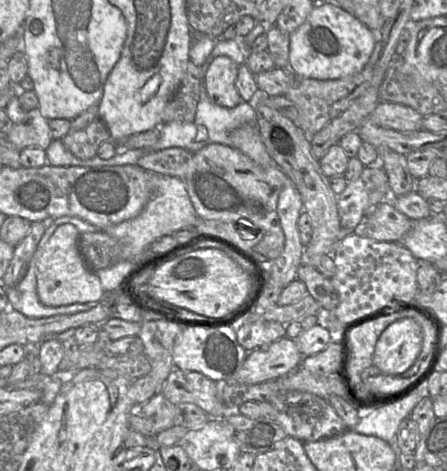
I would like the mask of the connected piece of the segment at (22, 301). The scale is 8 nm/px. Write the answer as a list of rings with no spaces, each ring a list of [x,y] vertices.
[[[62,216],[55,219],[53,223],[46,228],[41,237],[24,278],[16,286],[6,288],[10,309],[14,309],[29,318],[46,318],[58,314],[85,312],[97,305],[97,303],[75,303],[59,307],[49,307],[42,304],[38,298],[36,277],[37,262],[43,253],[45,245],[57,227],[65,223],[73,224],[80,234],[94,232],[98,229],[78,217]]]

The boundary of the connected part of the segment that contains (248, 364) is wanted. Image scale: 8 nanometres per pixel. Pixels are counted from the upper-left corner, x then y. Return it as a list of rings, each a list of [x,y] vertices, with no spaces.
[[[284,336],[247,352],[232,381],[258,384],[274,380],[296,369],[302,358],[296,340]]]

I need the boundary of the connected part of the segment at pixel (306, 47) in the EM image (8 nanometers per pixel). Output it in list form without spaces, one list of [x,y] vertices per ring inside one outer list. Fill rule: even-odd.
[[[333,1],[316,3],[305,22],[289,36],[288,72],[317,80],[340,79],[362,71],[376,43],[366,25]]]

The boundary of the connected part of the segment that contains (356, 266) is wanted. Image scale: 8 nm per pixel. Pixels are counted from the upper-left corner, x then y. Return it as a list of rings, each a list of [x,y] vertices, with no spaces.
[[[350,233],[335,247],[333,262],[335,273],[330,280],[339,297],[334,313],[341,324],[382,308],[390,301],[414,303],[419,260],[400,242],[376,241]]]

